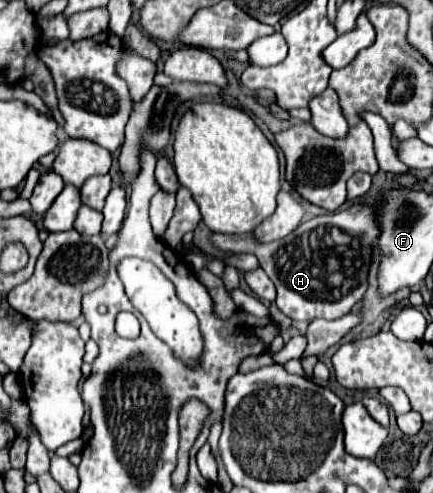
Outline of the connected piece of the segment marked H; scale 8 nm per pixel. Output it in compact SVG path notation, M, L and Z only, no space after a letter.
M352 204L346 210L316 216L290 232L284 240L260 244L252 232L244 236L214 234L212 244L224 252L252 252L260 266L276 284L276 304L292 320L312 322L316 318L338 320L348 314L368 290L368 270L372 246L380 238L376 224L376 204Z

